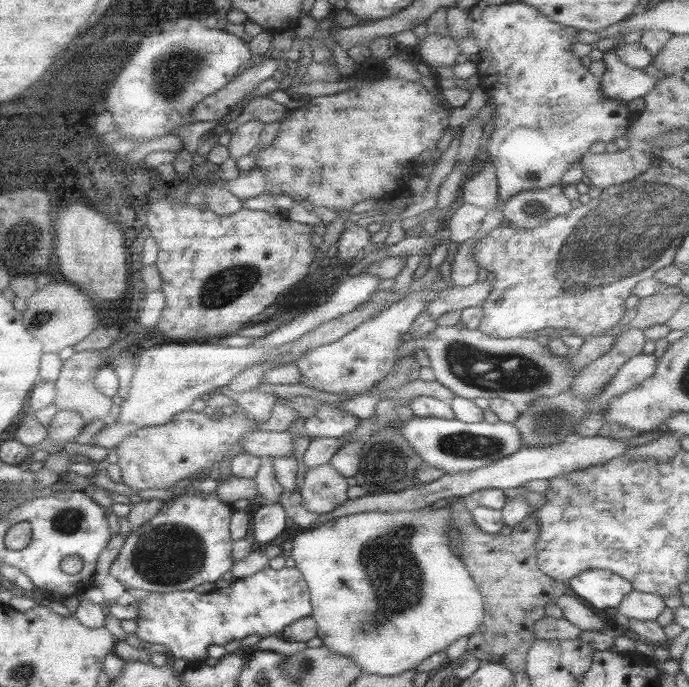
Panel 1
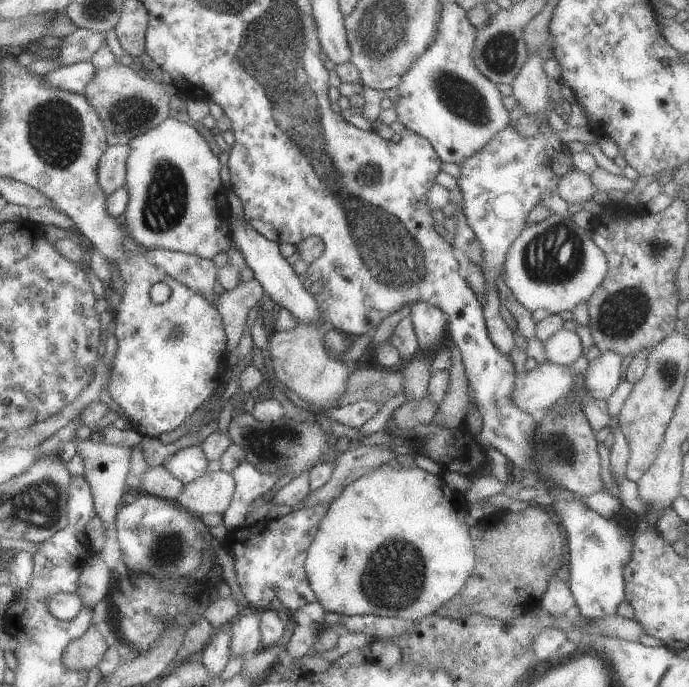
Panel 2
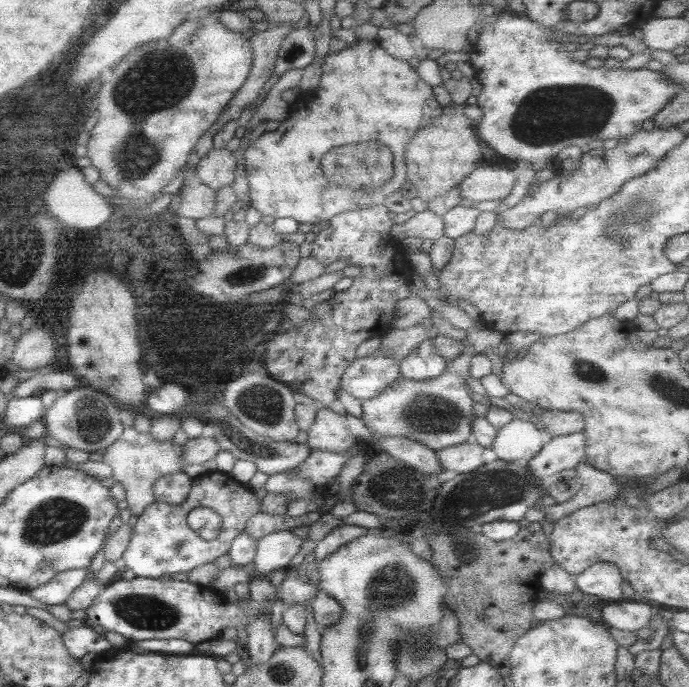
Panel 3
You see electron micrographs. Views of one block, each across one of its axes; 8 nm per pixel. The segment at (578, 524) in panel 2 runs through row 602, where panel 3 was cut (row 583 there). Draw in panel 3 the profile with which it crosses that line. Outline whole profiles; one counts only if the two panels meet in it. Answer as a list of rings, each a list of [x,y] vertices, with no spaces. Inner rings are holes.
[[[595,563],[575,576],[575,589],[581,594],[601,600],[601,604],[621,601],[622,577],[613,564]]]

